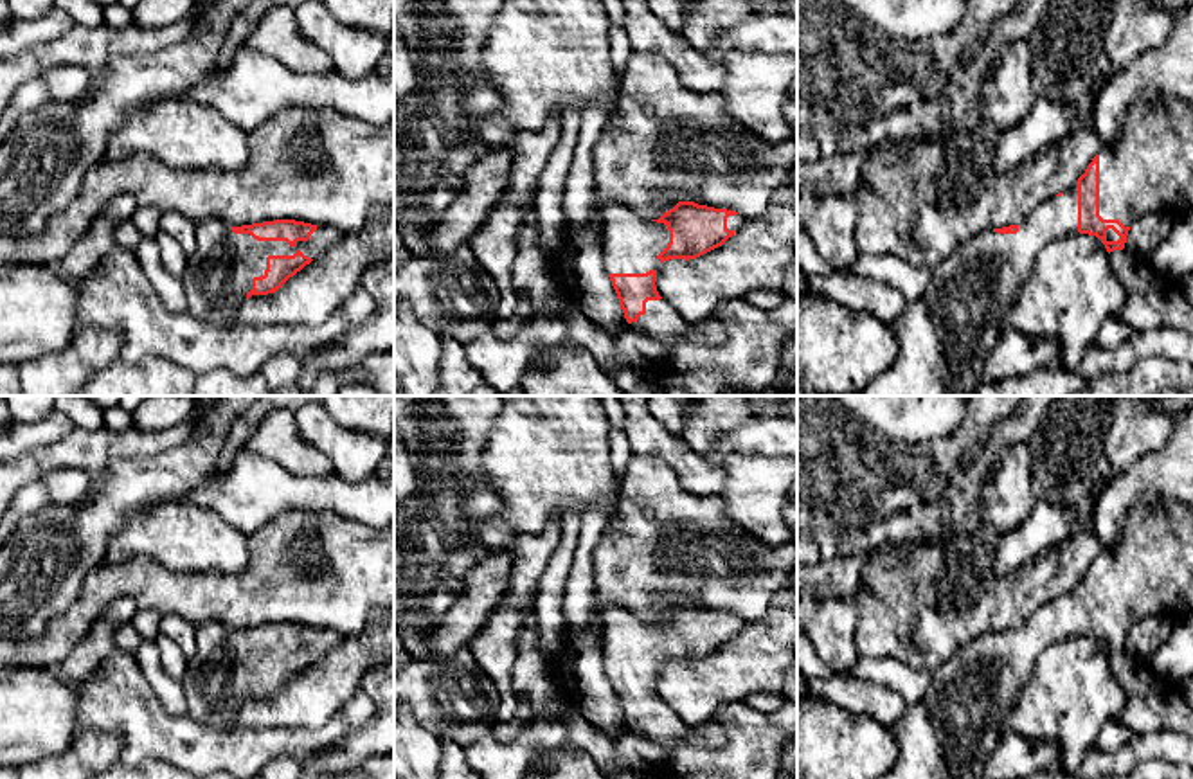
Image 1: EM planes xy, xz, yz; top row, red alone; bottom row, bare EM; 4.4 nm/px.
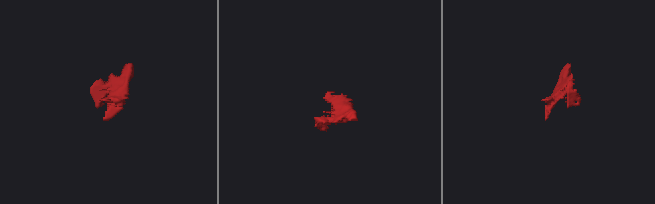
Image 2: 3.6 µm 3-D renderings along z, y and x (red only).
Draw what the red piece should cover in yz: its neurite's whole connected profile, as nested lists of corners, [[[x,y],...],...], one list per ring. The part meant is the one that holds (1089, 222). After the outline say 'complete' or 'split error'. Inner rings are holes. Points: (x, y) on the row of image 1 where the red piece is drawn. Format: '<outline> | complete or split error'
[[[1141,94],[1125,117],[1117,140],[1101,149],[1085,173],[1063,193],[1036,205],[1018,225],[984,230],[957,246],[930,272],[925,291],[907,302],[891,322],[898,342],[893,365],[873,378],[860,396],[964,396],[982,381],[984,360],[999,342],[1002,313],[1018,297],[1022,284],[1033,275],[1038,252],[1076,232],[1096,236],[1107,252],[1123,250],[1130,227],[1150,212],[1166,210],[1173,219],[1193,209],[1193,103]]] | split error

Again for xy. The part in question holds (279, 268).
[[[218,218],[196,223],[196,250],[182,277],[187,315],[229,326],[248,297],[277,291],[342,236],[336,227],[295,219],[243,227],[229,227]]] | split error

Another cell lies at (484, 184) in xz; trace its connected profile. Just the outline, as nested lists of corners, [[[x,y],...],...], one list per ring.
[[[479,140],[475,155],[477,160],[466,173],[462,191],[426,234],[428,246],[423,255],[446,255],[462,245],[470,245],[502,200],[513,162],[511,153],[489,151]]]

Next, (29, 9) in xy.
[[[7,0],[14,16],[36,20],[56,9],[56,0]]]

